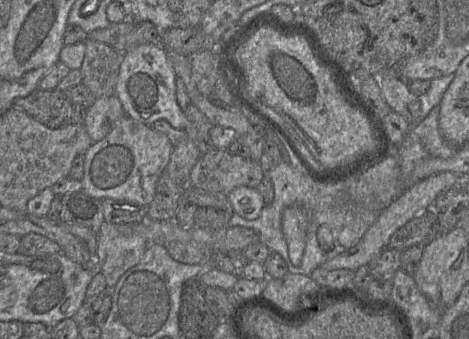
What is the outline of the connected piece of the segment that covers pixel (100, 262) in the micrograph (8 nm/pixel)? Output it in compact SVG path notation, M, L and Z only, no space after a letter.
M105 221L102 224L98 233L95 268L104 275L108 289L113 289L120 277L140 262L148 245L148 242L141 236L121 234L116 223Z

